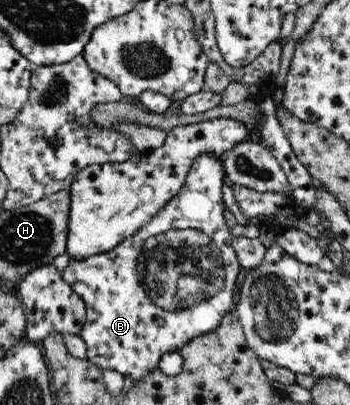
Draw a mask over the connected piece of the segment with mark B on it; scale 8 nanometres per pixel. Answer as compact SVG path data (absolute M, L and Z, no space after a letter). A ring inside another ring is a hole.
M200 156L193 163L180 192L171 198L140 231L137 231L132 237L127 237L115 249L111 249L107 253L91 255L91 257L87 257L87 259L81 261L71 261L61 272L65 283L68 283L71 289L77 295L80 295L86 307L86 318L84 319L83 327L81 327L81 333L79 335L85 340L85 344L87 344L87 359L97 362L103 369L113 368L123 376L130 375L137 382L139 379L143 379L149 371L153 371L152 369L158 365L161 357L165 353L172 351L178 352L186 341L189 341L193 336L203 335L204 332L214 330L227 312L233 312L243 269L241 262L239 262L239 257L235 253L231 229L227 225L227 222L225 222L225 217L223 216L225 215L225 204L221 198L221 189L227 183L222 161L219 161L218 157L215 156Z

